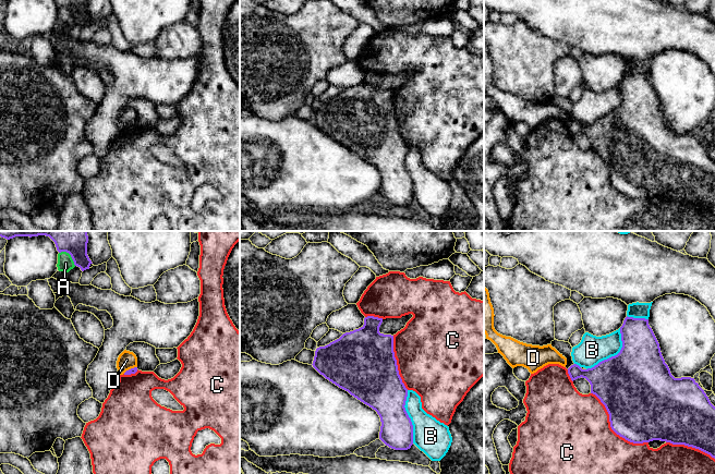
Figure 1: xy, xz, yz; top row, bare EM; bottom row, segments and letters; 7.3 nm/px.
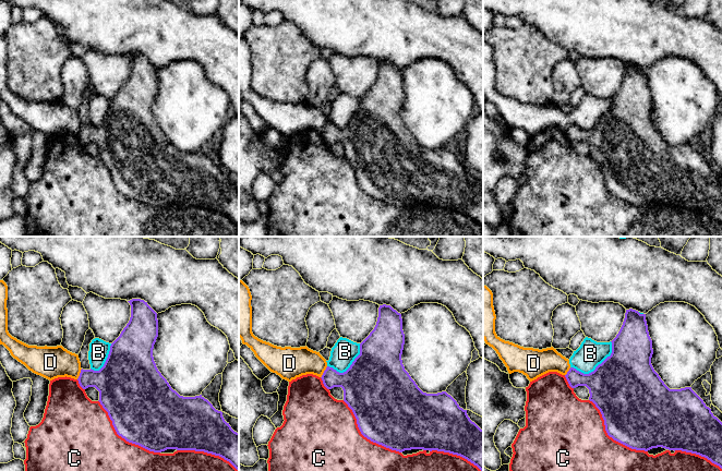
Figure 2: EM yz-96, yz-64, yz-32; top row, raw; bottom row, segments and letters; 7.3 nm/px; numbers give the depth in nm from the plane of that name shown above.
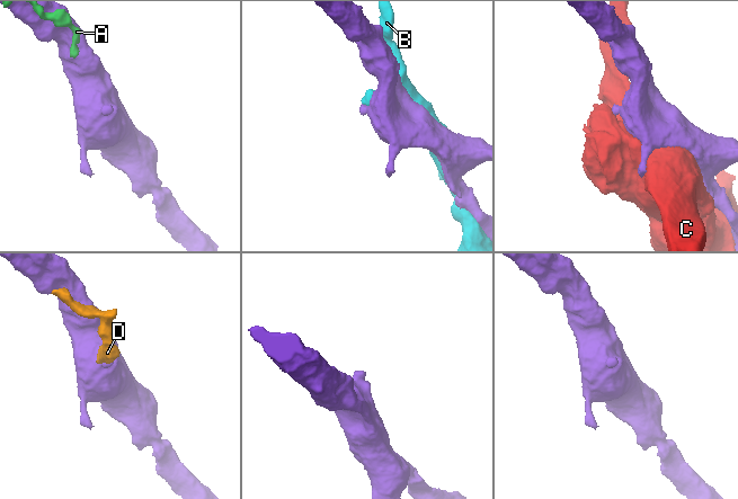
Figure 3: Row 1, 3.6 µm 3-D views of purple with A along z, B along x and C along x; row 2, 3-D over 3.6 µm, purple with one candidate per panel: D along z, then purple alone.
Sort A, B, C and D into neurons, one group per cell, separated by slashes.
A / B D / C

